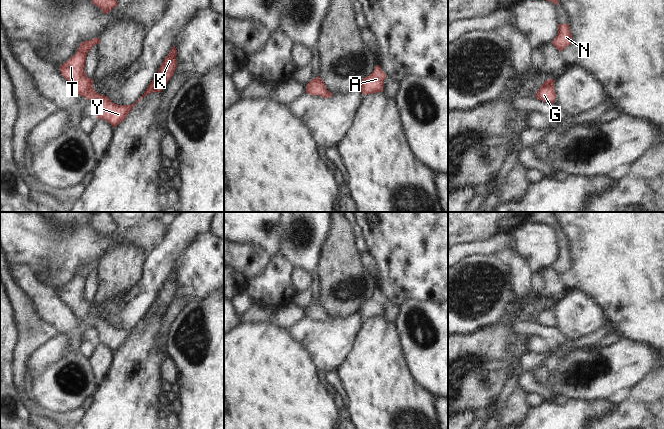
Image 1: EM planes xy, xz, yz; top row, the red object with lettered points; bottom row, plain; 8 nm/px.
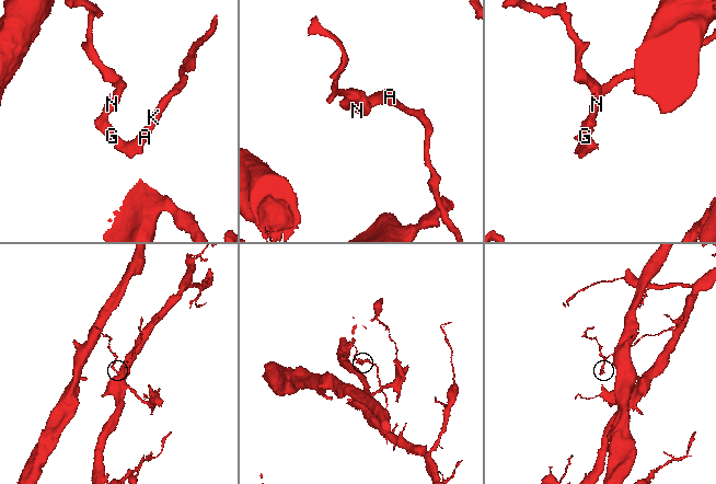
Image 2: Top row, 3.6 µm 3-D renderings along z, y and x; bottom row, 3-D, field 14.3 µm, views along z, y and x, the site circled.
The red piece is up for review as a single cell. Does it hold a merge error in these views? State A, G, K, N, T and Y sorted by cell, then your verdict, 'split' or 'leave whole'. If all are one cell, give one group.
groups A G K N T Y; leave whole

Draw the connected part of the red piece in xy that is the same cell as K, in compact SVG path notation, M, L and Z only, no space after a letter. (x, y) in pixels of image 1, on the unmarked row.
M94 262L92 264L82 266L76 278L60 290L60 296L62 300L74 310L80 320L87 322L96 329L98 332L97 343L106 344L113 351L116 351L126 343L133 331L147 318L161 316L163 314L163 311L173 300L177 291L177 274L173 269L170 277L162 286L158 294L158 298L135 328L118 329L113 327L107 320L100 319L94 314L94 304L88 302L84 294L88 276L94 269L99 267L100 262Z

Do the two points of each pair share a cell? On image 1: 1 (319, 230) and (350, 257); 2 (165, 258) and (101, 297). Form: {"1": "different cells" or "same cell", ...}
{"1": "different cells", "2": "different cells"}

